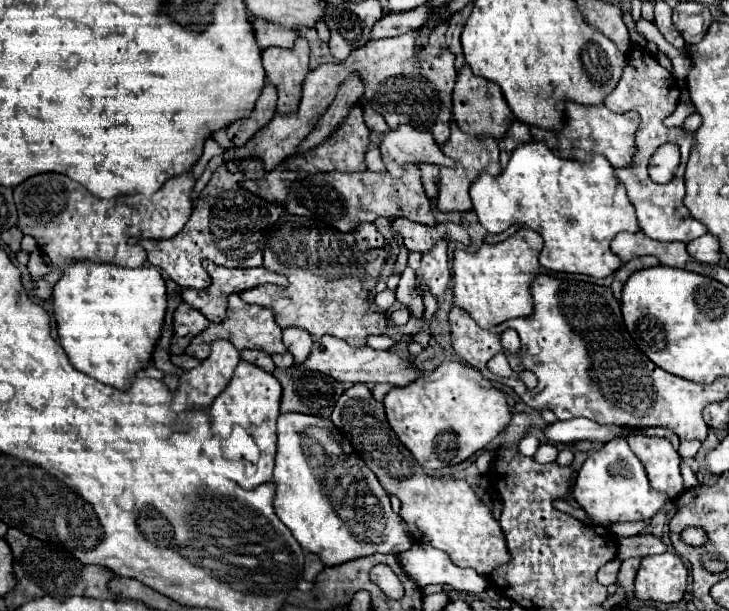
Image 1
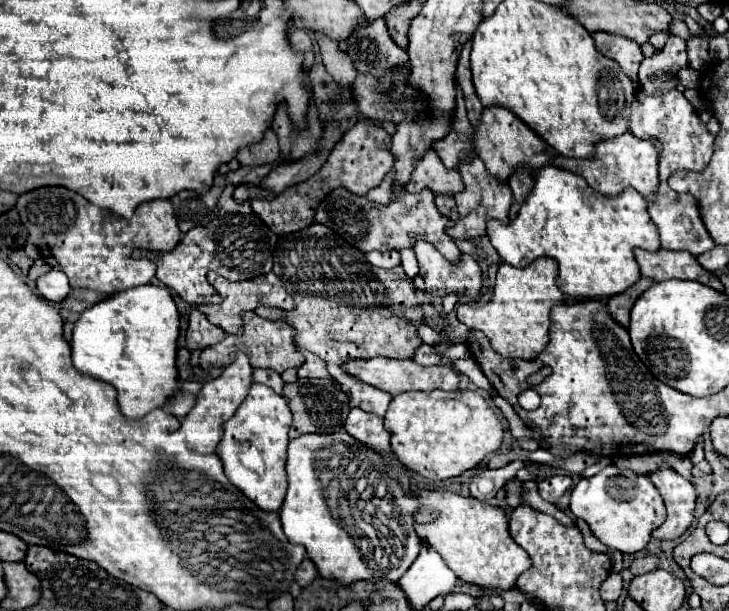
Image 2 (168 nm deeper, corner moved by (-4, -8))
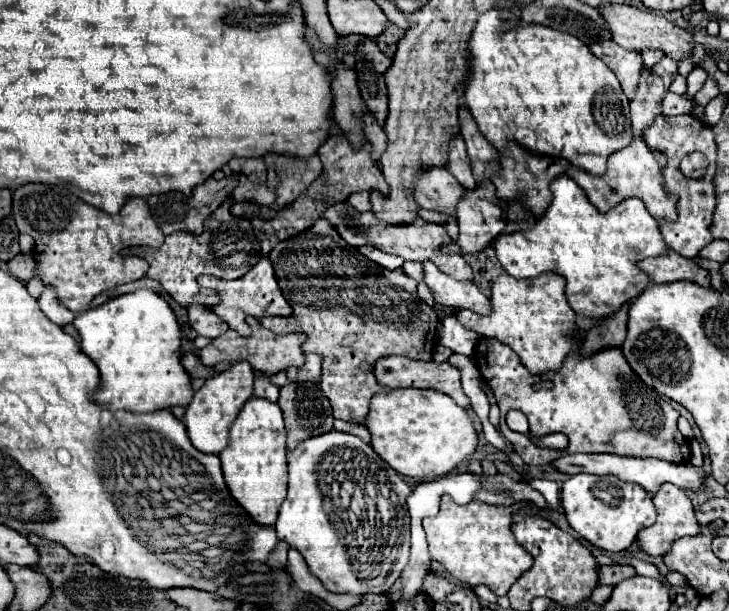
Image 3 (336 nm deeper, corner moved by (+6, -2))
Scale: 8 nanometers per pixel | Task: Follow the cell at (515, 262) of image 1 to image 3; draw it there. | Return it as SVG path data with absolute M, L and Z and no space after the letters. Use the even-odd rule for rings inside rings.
M502 272L498 276L498 280L492 284L492 314L490 316L480 316L474 314L470 310L460 310L456 312L456 318L460 320L462 326L466 326L468 330L478 332L484 338L496 338L502 344L510 346L522 360L522 364L530 370L530 374L546 374L546 372L556 372L564 358L572 352L578 350L578 326L576 326L576 314L574 310L568 306L566 300L566 280L560 274L542 274L540 278L534 280L516 280L510 274Z

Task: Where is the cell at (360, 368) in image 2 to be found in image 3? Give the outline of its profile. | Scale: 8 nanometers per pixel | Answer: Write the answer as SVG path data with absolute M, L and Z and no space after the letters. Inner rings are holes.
M388 356L382 358L376 368L374 368L376 380L382 386L388 388L428 388L428 390L438 390L448 394L450 398L456 400L456 404L460 404L462 408L470 408L470 398L464 394L462 386L460 386L460 370L456 366L452 366L450 362L444 364L436 364L436 362L420 362L420 360L410 360L406 356Z

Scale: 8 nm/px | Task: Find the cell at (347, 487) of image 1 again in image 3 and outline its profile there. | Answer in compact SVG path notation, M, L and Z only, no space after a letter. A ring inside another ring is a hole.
M336 430L308 438L300 442L294 452L288 452L288 474L288 496L274 526L278 538L304 556L310 572L318 576L330 592L386 594L400 578L410 556L410 514L406 498L412 488L372 450L372 446L358 436ZM336 474L344 474L344 480L352 480L352 486L336 486ZM360 532L362 542L356 540Z

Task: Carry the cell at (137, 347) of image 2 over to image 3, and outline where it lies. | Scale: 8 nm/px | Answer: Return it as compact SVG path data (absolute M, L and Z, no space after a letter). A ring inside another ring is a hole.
M136 290L132 294L118 296L98 308L86 310L74 320L80 332L82 352L94 360L100 370L100 386L96 388L94 400L110 410L130 410L130 412L152 412L168 410L172 406L188 406L192 402L192 382L182 366L182 332L180 324L168 306L168 302L152 290Z

